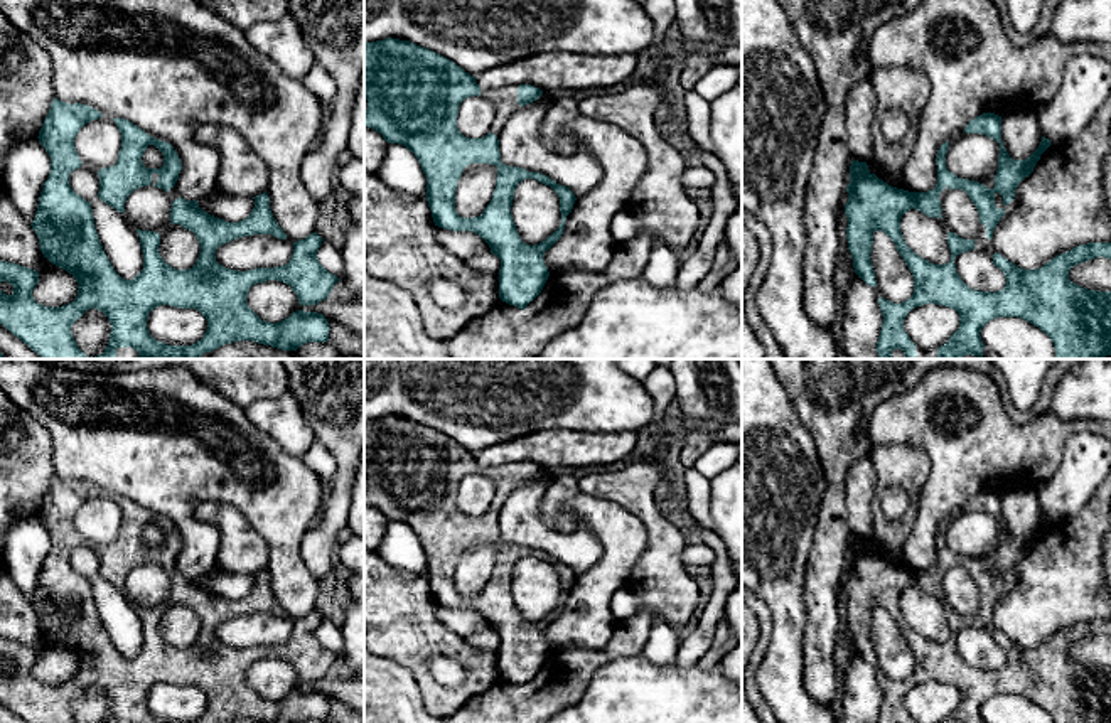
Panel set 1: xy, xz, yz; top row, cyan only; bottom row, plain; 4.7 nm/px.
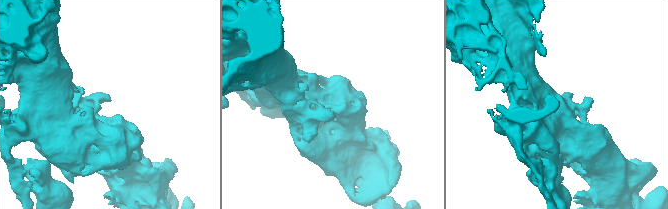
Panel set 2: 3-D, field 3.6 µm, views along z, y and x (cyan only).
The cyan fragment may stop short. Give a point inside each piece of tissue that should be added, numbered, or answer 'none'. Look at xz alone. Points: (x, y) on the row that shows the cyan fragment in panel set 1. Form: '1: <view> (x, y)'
1: xz (504, 98)

